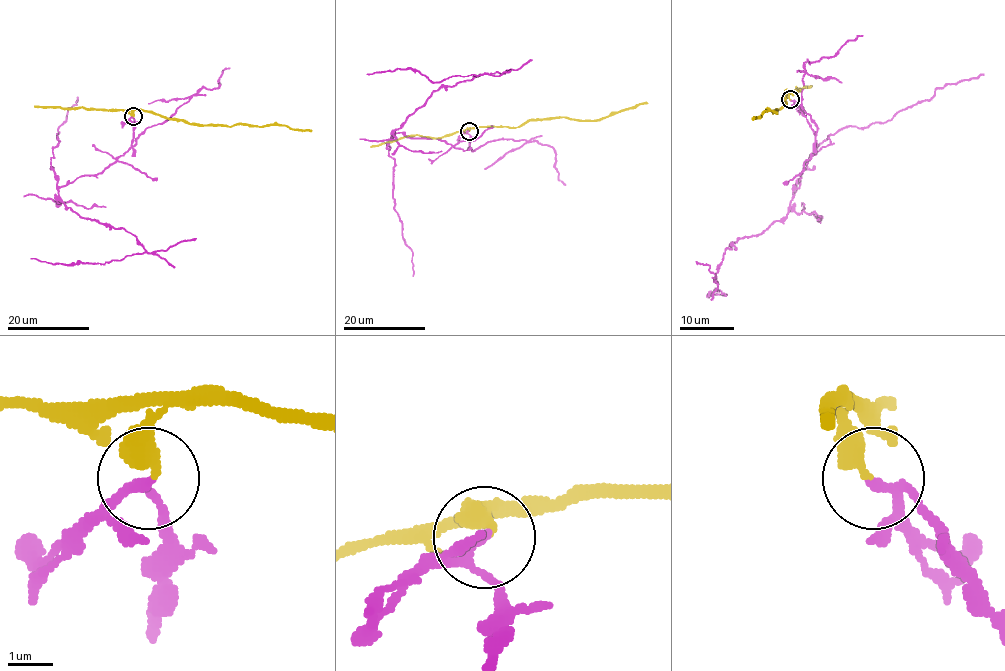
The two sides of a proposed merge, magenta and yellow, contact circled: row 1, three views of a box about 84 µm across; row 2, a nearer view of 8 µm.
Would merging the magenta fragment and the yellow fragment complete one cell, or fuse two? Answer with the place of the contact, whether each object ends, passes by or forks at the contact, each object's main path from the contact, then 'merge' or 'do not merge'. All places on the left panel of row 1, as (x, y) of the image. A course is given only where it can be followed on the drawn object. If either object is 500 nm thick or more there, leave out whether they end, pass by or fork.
(133, 116) | magenta passes by | yellow ends | magenta via (132, 117), (129, 148), (58, 197), (146, 251), (103, 263), (30, 258) | yellow via (133, 117), (134, 110), (140, 109), (189, 124), (283, 125), (312, 131) | do not merge

